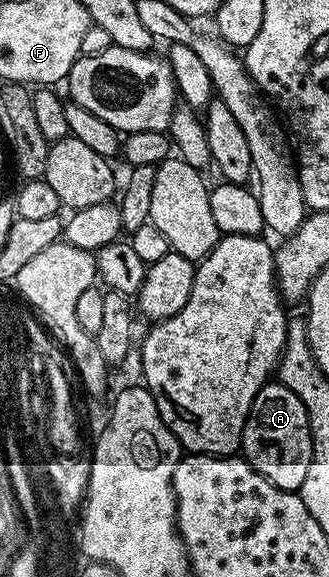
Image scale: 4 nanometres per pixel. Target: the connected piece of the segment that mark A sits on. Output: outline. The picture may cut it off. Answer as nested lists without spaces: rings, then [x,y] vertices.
[[[268,382],[253,398],[249,418],[243,427],[241,456],[273,486],[286,492],[299,492],[311,464],[313,442],[305,406],[297,394],[280,382]]]

